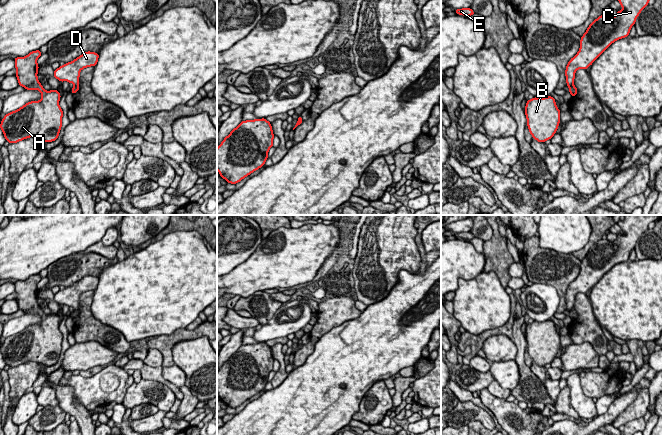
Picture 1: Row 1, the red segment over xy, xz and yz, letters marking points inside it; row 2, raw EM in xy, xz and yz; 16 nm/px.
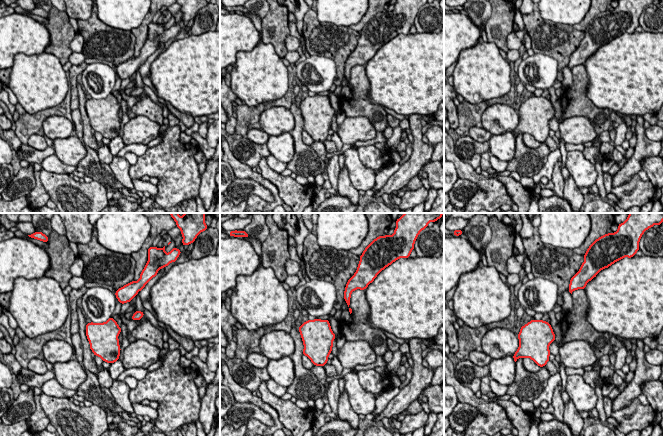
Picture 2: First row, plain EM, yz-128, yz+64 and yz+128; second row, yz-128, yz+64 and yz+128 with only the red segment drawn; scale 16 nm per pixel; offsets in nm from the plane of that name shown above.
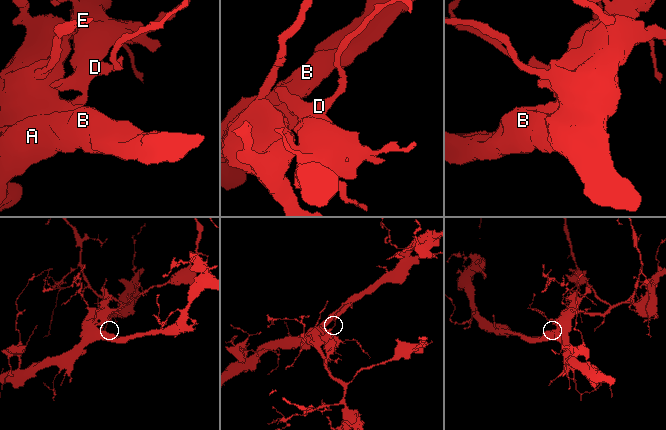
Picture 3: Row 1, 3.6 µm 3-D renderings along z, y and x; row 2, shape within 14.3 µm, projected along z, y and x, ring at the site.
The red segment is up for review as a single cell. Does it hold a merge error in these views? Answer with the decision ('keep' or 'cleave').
cleave

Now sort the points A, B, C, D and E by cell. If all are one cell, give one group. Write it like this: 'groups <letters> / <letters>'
groups A B E / C D

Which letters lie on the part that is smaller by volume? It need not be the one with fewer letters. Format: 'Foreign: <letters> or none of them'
Foreign: C, D

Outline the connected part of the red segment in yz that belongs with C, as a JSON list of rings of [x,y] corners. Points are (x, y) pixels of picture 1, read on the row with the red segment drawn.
[[[618,0],[621,7],[614,17],[601,15],[594,20],[581,37],[580,49],[566,66],[566,82],[573,85],[575,72],[587,69],[613,42],[629,36],[631,27],[649,0]]]

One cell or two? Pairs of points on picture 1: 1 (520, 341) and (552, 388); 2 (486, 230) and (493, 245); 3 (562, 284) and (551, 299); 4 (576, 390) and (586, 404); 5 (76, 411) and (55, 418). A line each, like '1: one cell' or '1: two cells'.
1: two cells
2: two cells
3: two cells
4: one cell
5: two cells

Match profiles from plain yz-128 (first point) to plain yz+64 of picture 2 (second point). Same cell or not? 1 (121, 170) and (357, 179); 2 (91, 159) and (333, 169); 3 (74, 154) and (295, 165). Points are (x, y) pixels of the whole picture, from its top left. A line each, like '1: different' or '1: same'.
1: different
2: different
3: different

